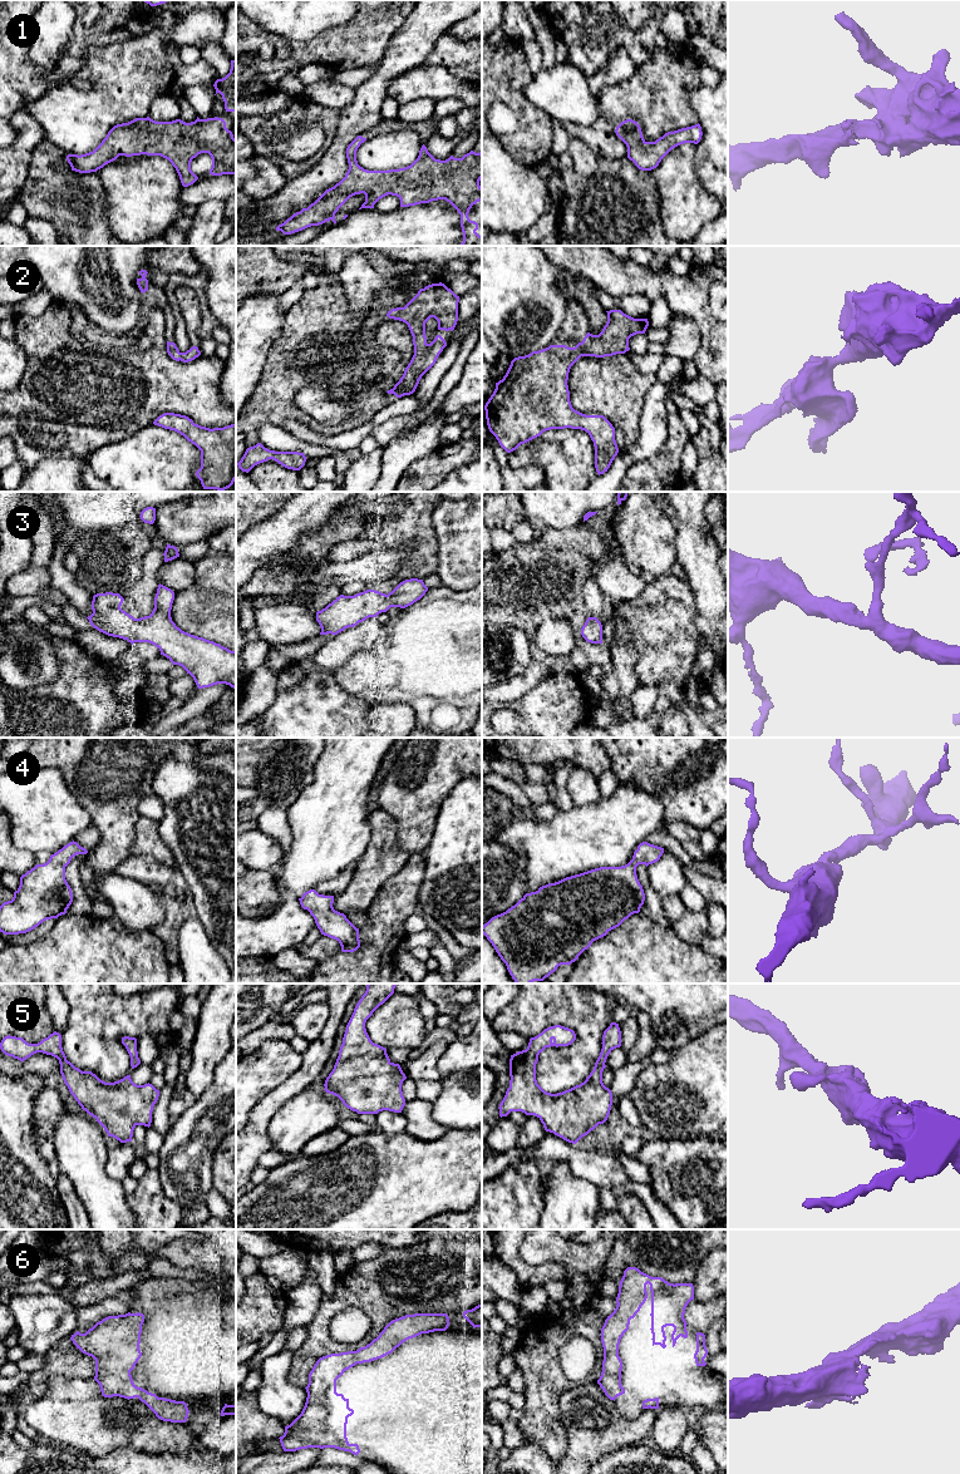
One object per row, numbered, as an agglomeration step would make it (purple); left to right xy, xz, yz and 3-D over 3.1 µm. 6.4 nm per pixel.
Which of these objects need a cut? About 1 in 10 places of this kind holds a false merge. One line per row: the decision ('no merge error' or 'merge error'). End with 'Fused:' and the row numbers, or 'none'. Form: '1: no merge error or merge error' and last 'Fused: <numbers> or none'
1: no merge error
2: no merge error
3: no merge error
4: no merge error
5: no merge error
6: no merge error
Fused: none

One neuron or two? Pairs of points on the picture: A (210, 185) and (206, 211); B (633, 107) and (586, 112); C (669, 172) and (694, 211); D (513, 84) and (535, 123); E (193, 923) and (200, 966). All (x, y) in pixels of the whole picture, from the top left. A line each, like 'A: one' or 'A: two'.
A: two
B: two
C: one
D: one
E: one

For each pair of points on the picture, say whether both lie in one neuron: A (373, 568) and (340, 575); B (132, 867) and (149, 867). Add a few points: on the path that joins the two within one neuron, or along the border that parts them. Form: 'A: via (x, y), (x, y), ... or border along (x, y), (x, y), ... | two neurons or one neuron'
A: via (365, 568), (348, 571) | one neuron
B: via (136, 867), (146, 867) | one neuron

